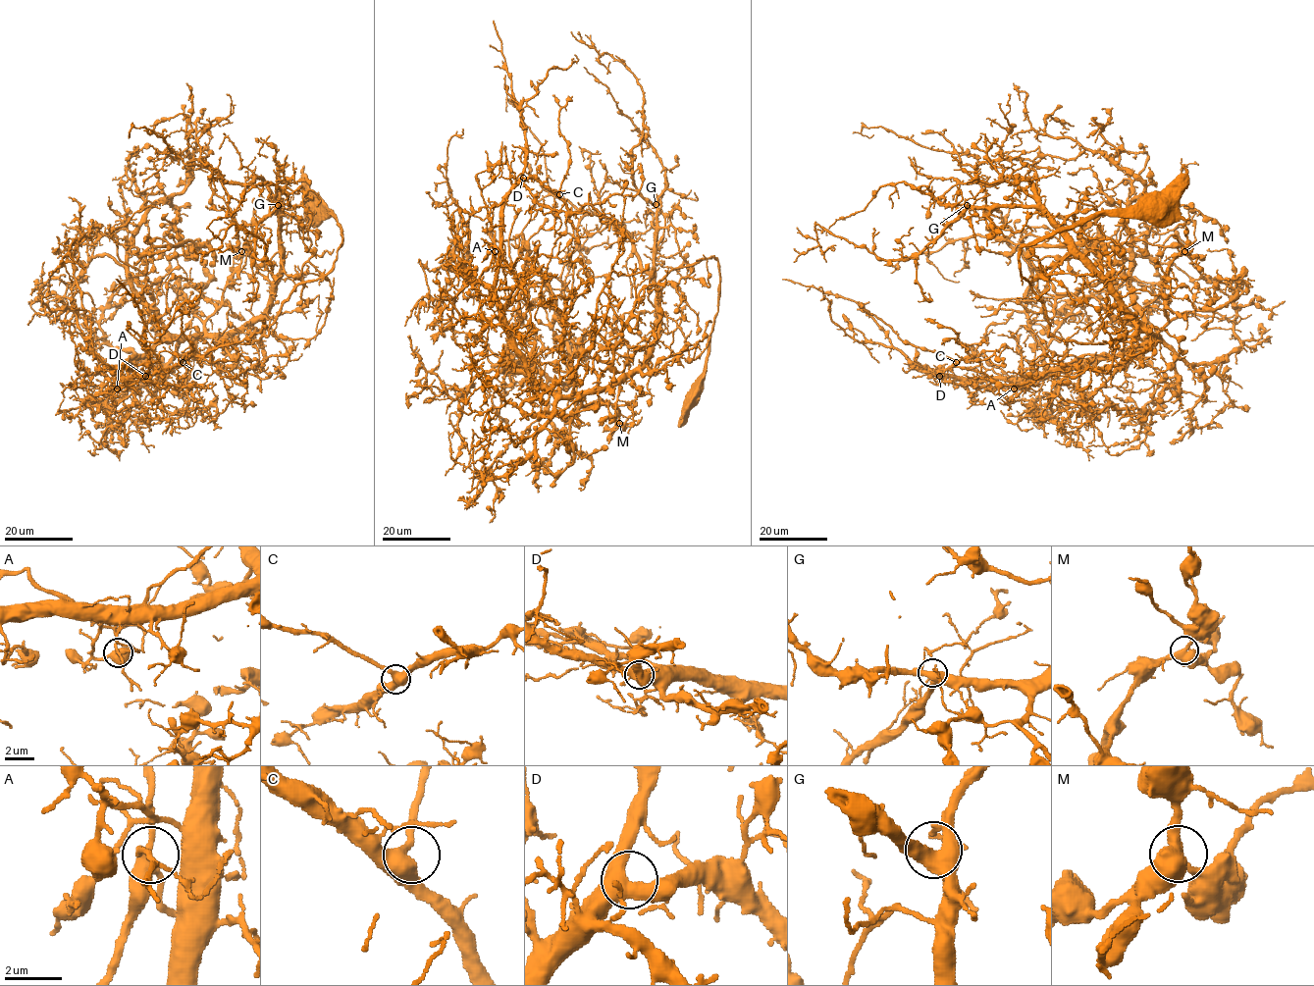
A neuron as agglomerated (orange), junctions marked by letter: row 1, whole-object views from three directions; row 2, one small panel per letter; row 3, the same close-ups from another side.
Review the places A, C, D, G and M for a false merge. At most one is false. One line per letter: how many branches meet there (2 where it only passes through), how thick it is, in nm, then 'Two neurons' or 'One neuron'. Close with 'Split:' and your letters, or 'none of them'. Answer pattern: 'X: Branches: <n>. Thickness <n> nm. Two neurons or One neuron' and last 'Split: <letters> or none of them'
A: Branches: 3. Thickness 130 nm. Two neurons
C: Branches: 3. Thickness 440 nm. One neuron
D: Branches: 3. Thickness 500 nm. One neuron
G: Branches: 3. Thickness 480 nm. One neuron
M: Branches: 3. Thickness 460 nm. One neuron
Split: A

